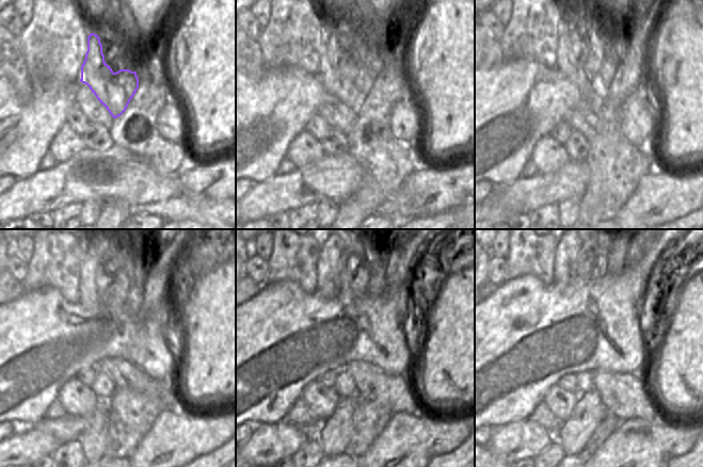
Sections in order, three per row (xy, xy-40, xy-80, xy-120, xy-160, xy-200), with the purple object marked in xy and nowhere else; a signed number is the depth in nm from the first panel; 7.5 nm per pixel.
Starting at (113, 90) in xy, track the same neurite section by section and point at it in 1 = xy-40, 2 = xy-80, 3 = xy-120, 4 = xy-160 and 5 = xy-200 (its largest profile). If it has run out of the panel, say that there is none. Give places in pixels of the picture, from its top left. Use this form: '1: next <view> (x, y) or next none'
1: next xy-40 (349, 75)
2: next xy-80 (589, 61)
3: next xy-120 (118, 291)
4: next xy-160 (366, 275)
5: next xy-200 (610, 256)

